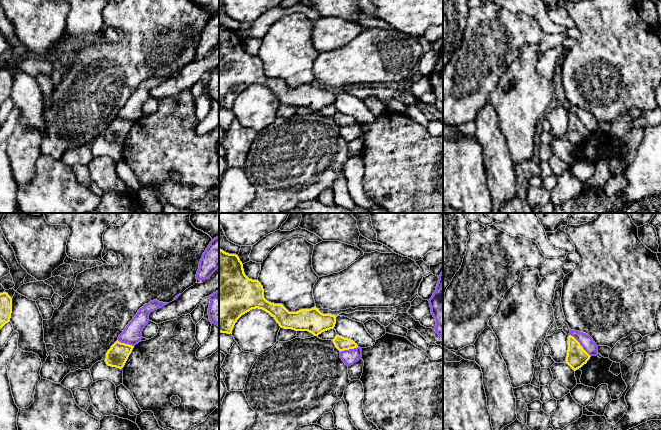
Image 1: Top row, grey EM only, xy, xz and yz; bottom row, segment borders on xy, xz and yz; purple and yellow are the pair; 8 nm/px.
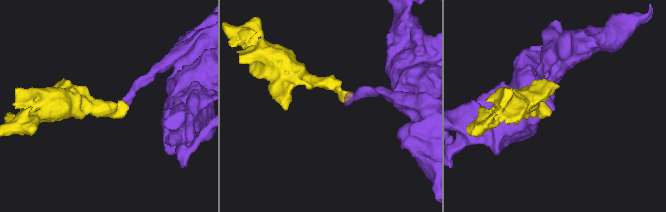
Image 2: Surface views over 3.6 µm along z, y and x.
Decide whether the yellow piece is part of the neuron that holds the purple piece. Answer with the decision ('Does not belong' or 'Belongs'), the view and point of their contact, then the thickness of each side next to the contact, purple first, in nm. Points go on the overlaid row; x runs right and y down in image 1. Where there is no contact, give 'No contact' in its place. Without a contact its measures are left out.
Does not belong. Touches purple at yz (580, 344). Thickness 100 nm (purple) against 160 nm

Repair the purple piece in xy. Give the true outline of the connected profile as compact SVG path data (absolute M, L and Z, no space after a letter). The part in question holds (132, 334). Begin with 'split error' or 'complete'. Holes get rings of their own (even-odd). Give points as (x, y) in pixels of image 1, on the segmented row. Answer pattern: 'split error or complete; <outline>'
complete; M157 300L150 301L140 308L135 317L129 322L123 332L119 335L118 341L121 343L135 346L142 339L142 331L148 324L151 312L162 308L168 303L159 302Z

